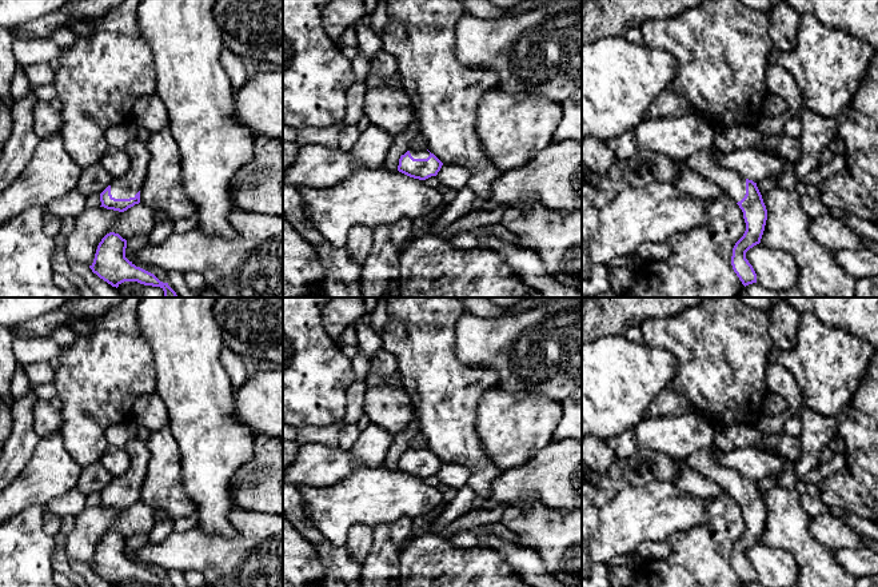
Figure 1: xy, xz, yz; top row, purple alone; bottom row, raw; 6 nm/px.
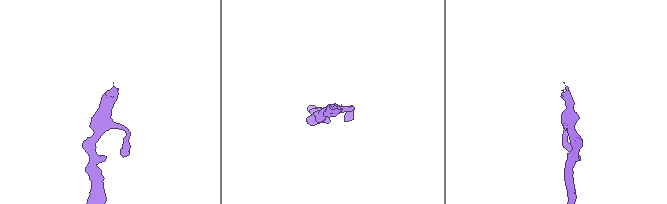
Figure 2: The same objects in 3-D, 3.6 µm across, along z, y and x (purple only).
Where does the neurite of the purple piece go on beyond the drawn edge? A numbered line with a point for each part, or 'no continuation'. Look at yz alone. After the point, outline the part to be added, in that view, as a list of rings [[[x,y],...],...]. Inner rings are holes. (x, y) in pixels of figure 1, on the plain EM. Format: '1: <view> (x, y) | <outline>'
1: yz (703, 462) | [[[701,448],[686,458],[687,466],[703,478],[717,483],[722,491],[737,502],[746,494],[746,476],[721,466],[715,459],[717,448]]]

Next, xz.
1: xz (420, 452) | [[[427,448],[410,450],[414,458],[427,458],[430,451]]]

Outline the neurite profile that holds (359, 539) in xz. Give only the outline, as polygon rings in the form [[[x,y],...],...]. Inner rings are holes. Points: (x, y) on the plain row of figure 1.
[[[359,523],[348,530],[344,550],[356,563],[363,564],[371,551],[372,543],[374,530],[370,526]]]

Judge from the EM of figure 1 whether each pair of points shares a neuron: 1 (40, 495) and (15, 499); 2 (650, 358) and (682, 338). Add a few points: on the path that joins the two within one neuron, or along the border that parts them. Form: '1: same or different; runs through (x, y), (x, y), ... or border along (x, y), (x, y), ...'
1: same; runs through (34, 495), (22, 495)
2: different; border along (642, 342), (662, 346), (675, 358), (673, 379)

